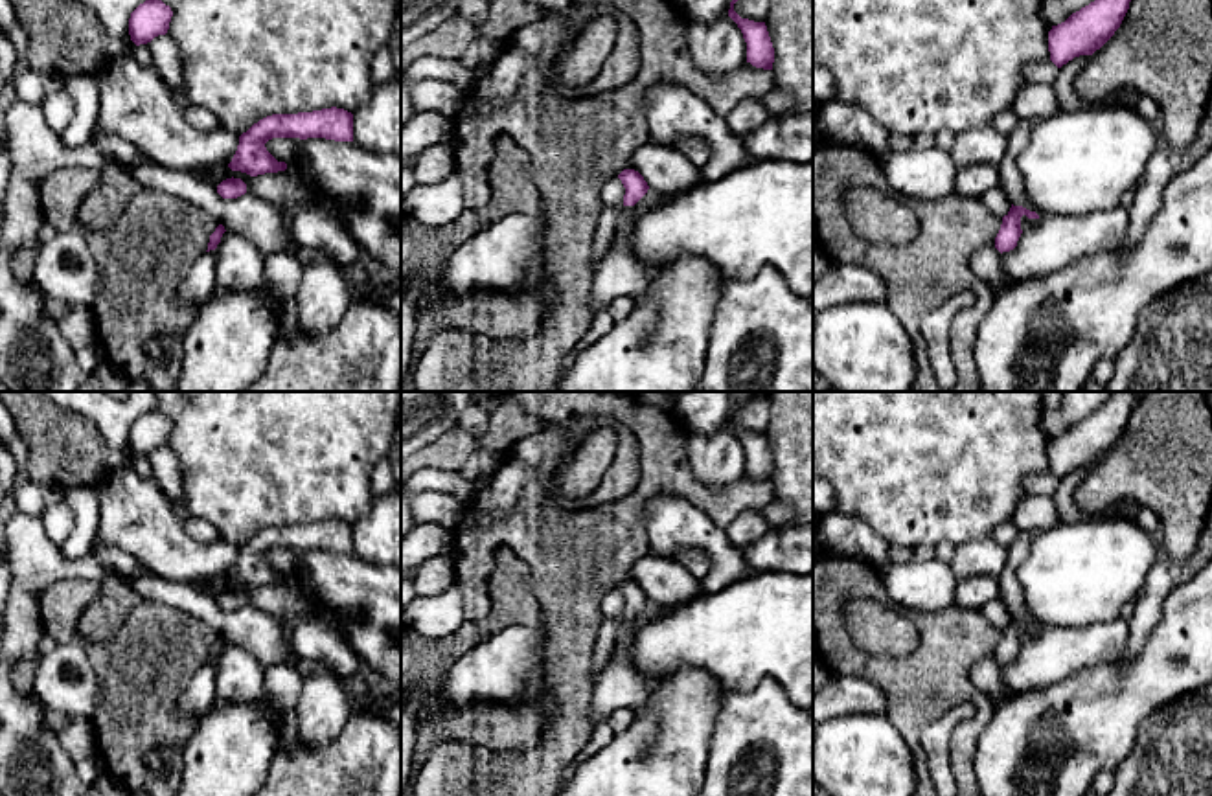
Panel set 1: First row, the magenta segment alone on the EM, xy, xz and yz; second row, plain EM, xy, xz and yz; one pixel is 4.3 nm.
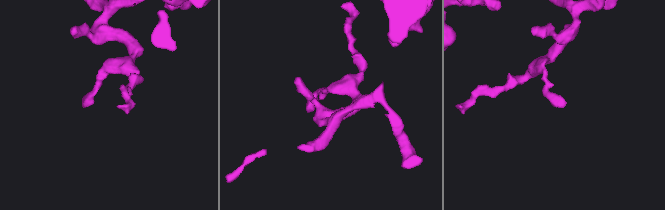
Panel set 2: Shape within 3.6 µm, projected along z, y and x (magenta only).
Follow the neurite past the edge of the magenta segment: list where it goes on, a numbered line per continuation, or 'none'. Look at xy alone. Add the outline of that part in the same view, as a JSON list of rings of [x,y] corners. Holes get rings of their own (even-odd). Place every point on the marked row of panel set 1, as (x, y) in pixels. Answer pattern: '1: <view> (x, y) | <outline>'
none

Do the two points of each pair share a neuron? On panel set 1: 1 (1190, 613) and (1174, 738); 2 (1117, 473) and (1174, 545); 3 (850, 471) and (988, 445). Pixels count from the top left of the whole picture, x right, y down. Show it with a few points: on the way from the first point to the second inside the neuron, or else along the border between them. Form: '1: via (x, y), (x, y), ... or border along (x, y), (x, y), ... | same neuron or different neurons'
1: border along (1192, 690), (1177, 695), (1143, 721) | different neurons
2: via (1137, 480), (1174, 517), (1174, 524) | same neuron
3: via (885, 445), (953, 445) | same neuron

